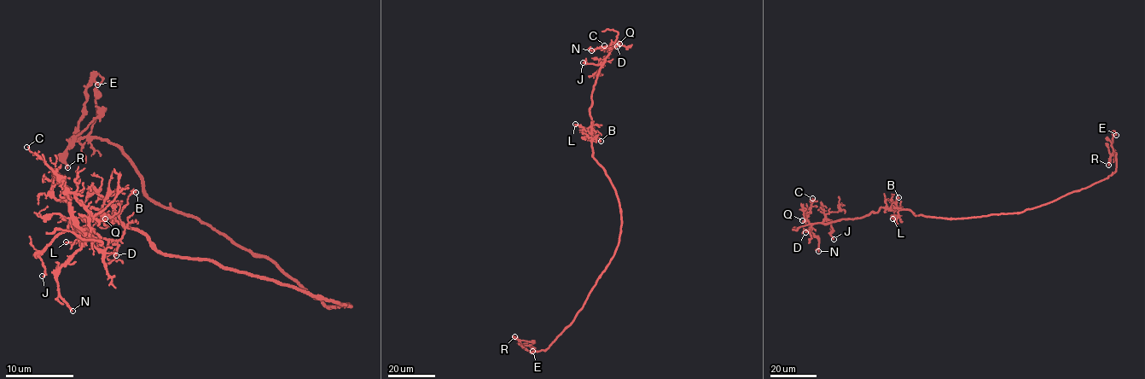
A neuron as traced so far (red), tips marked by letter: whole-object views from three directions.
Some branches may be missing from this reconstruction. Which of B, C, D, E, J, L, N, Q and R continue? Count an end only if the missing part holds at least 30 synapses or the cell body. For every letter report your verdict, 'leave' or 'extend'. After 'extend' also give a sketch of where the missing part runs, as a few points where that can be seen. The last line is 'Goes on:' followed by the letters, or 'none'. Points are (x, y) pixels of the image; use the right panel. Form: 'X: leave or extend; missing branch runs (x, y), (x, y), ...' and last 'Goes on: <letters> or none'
B: leave
C: leave
D: leave
E: leave
J: leave
L: leave
N: leave
Q: leave
R: leave
Goes on: none

